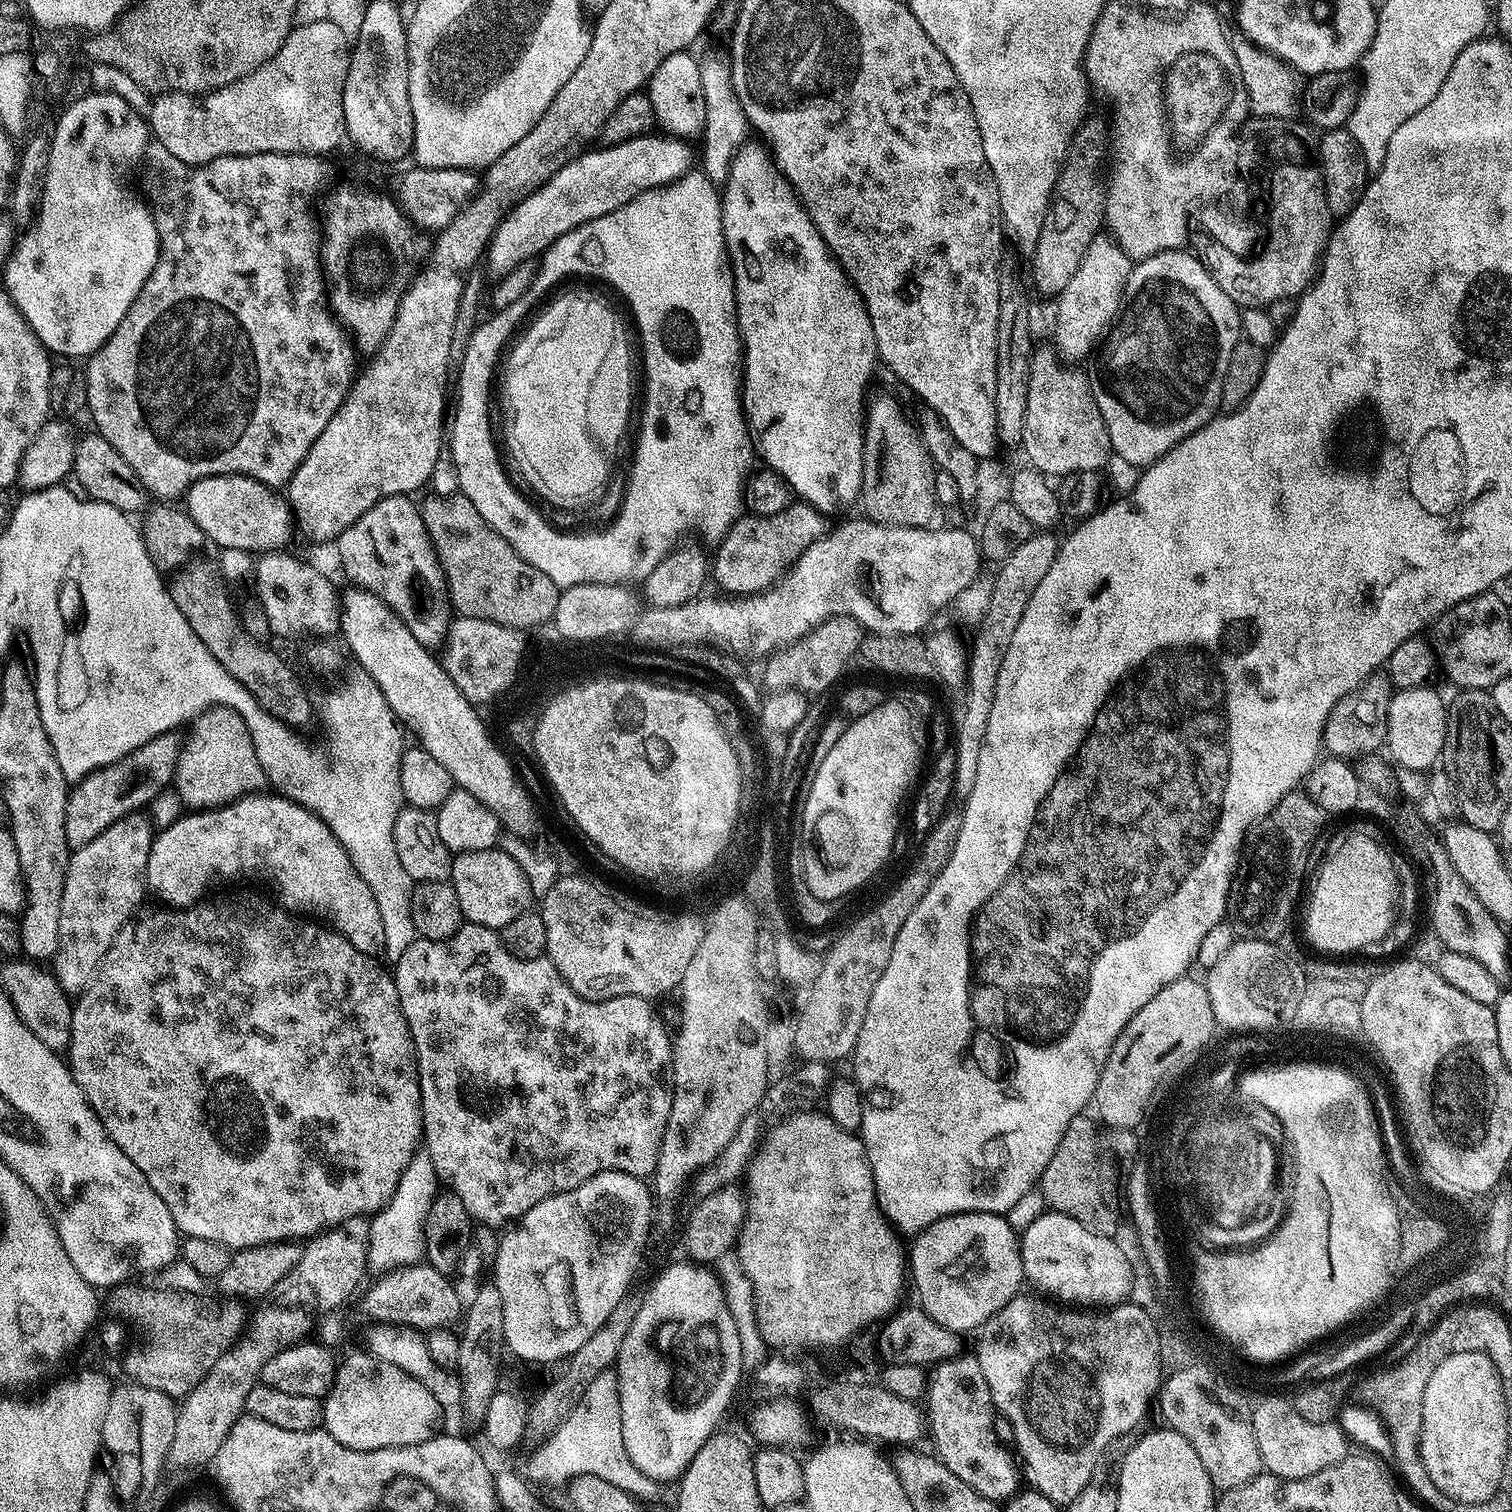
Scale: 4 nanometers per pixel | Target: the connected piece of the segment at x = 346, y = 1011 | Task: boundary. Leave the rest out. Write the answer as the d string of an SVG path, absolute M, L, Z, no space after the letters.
M240 896L237 900L216 900L213 904L201 902L187 910L160 910L164 912L148 912L137 915L122 926L122 930L114 938L106 958L100 963L100 968L92 978L92 983L79 993L72 1009L72 1029L70 1042L66 1049L66 1063L72 1070L72 1076L84 1092L88 1104L98 1114L106 1134L146 1174L146 1182L154 1186L158 1198L166 1202L166 1210L170 1210L170 1218L174 1218L176 1231L185 1237L210 1238L210 1242L224 1244L229 1250L253 1248L263 1244L273 1244L279 1240L303 1241L327 1229L346 1222L355 1216L371 1217L387 1204L398 1186L398 1178L402 1178L402 1170L410 1162L417 1148L422 1144L424 1119L420 1109L420 1075L416 1069L416 1047L408 1029L406 1018L400 1009L400 999L396 982L391 971L388 972L379 963L379 959L364 956L354 946L348 944L347 938L328 926L321 926L316 922L309 922L304 918L297 918L285 909L277 906L271 899L259 900L256 896Z

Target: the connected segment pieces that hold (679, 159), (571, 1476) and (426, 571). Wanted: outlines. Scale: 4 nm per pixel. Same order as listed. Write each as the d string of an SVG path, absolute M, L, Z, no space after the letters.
M649 134L634 138L630 142L600 146L597 152L585 150L569 164L562 166L562 170L554 173L541 188L534 190L517 204L513 204L504 219L500 221L500 225L496 227L496 232L488 245L488 264L496 271L495 275L497 277L505 276L510 270L514 270L514 266L527 260L535 261L544 255L544 251L555 240L562 238L562 234L566 234L594 218L602 218L602 214L610 214L614 210L626 206L638 194L648 192L651 188L665 188L667 184L673 184L687 175L693 167L692 152L684 145L687 143L675 136L656 135Z
M615 1371L598 1374L590 1390L582 1394L578 1407L539 1443L540 1448L533 1450L526 1471L527 1479L533 1485L567 1485L581 1476L597 1476L610 1482L610 1486L618 1486L618 1490L626 1490L626 1494L638 1501L649 1502L656 1496L657 1481L642 1474L642 1470L630 1462L626 1442L622 1442L622 1406Z
M387 496L382 498L358 522L354 522L345 532L341 532L334 541L336 552L340 555L340 564L349 576L351 583L357 588L364 588L370 594L382 598L386 606L394 610L398 618L429 650L443 645L448 634L448 626L453 619L454 612L450 607L447 585L444 582L444 572L440 569L440 562L436 552L432 549L432 539L424 528L424 517L421 509L411 504L408 496Z

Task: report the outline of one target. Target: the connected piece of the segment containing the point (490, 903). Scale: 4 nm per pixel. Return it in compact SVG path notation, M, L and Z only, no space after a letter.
M500 846L459 853L452 862L450 883L458 894L458 906L462 906L465 921L487 928L502 930L518 914L529 911L528 903L534 900L526 874L522 874L518 862Z

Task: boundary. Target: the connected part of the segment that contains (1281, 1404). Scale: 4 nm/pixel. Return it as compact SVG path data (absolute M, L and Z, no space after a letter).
M1288 1398L1268 1401L1256 1413L1253 1422L1254 1438L1258 1438L1258 1454L1264 1463L1263 1471L1284 1480L1310 1478L1310 1474L1318 1474L1318 1470L1326 1470L1326 1466L1334 1466L1334 1462L1342 1462L1342 1458L1350 1454L1350 1440L1339 1423L1306 1422Z

